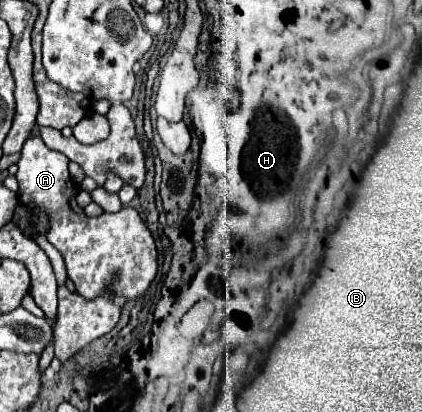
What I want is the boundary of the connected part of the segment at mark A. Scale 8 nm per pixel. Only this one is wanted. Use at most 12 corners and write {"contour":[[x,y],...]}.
{"contour":[[24,143],[18,199],[50,215],[48,241],[82,297],[120,303],[156,277],[136,209],[88,219],[68,157]]}

